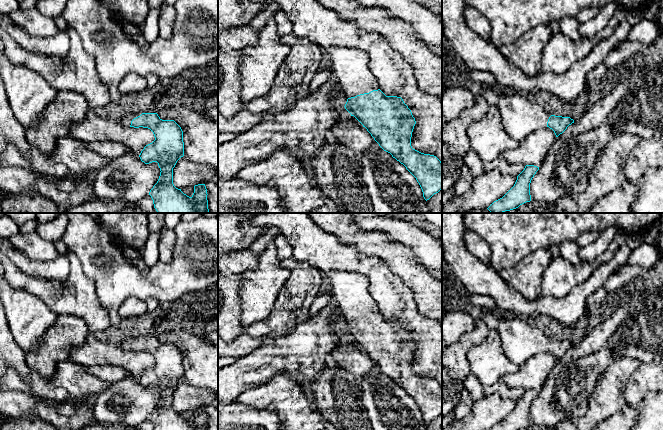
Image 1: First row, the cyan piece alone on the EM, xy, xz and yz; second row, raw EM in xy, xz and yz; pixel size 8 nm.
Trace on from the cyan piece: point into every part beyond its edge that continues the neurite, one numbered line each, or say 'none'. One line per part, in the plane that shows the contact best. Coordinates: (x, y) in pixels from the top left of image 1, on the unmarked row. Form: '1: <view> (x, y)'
1: xz (350, 290)

